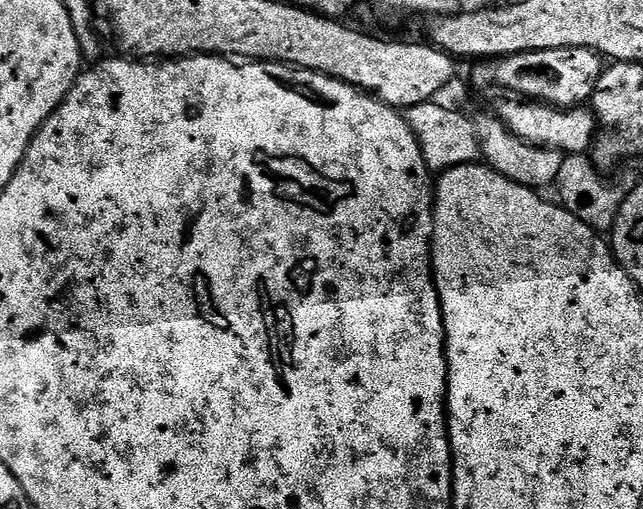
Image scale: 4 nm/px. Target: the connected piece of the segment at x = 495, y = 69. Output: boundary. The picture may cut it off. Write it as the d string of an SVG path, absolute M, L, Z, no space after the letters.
M555 48L523 52L513 56L502 56L495 60L486 60L475 65L472 72L472 84L476 88L501 88L504 94L523 98L538 104L548 104L551 108L574 108L589 103L598 86L598 78L604 73L605 61L600 53L589 48Z

